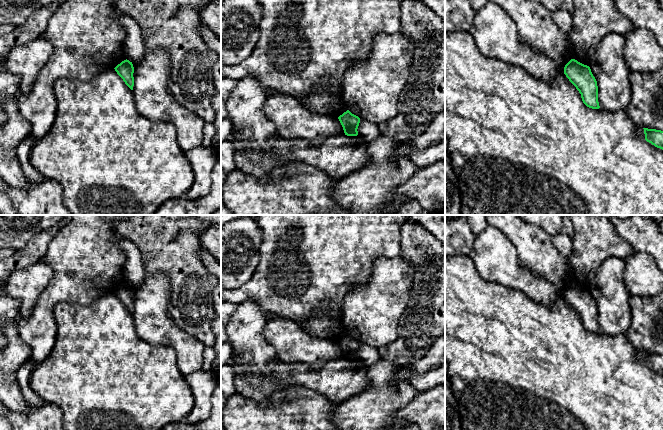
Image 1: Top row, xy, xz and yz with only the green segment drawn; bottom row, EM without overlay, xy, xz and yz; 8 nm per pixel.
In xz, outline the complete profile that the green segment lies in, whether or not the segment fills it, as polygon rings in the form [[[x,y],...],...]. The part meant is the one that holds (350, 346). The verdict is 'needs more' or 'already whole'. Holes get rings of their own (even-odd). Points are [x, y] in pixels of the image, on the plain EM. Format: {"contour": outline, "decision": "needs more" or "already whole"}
{"contour": [[[349,334],[344,336],[338,341],[345,359],[347,360],[357,360],[358,359],[358,350],[360,347],[360,342],[352,338]]], "decision": "already whole"}

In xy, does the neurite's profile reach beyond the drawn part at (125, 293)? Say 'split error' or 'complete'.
complete

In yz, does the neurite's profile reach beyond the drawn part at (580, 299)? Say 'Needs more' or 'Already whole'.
Already whole

